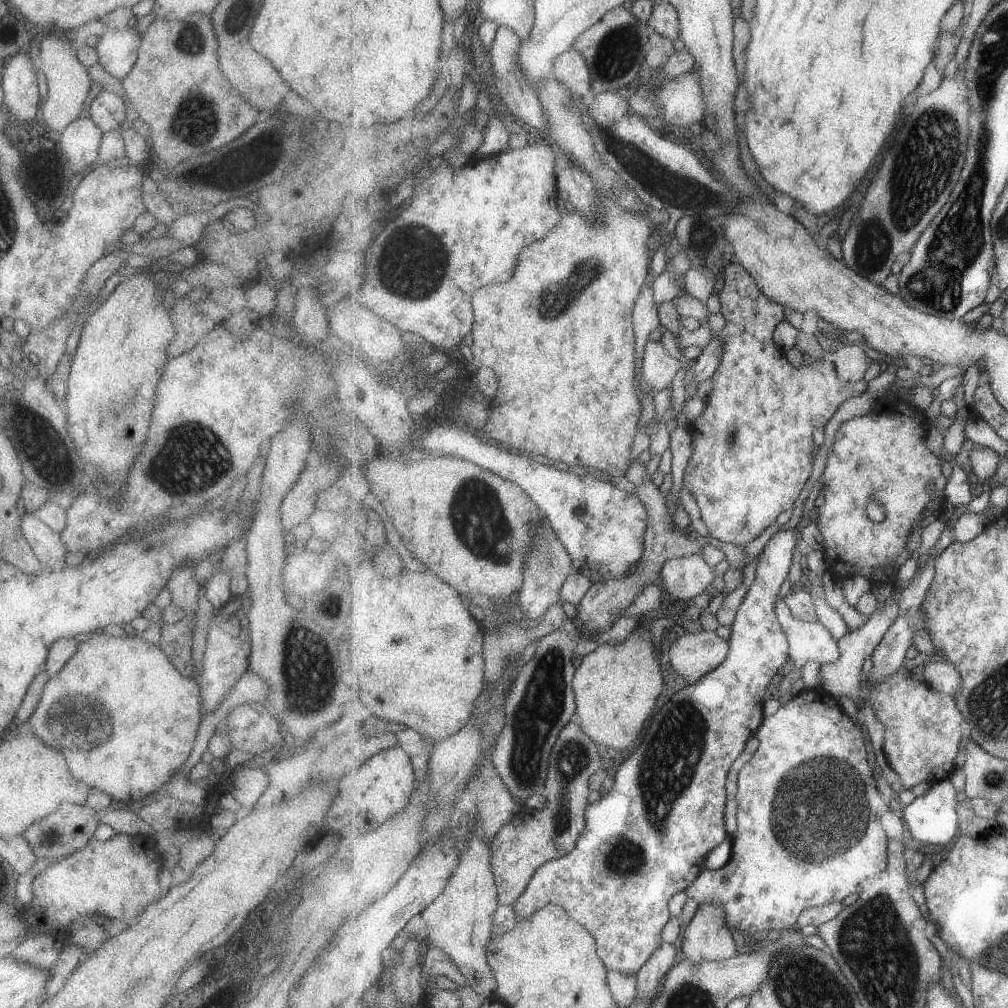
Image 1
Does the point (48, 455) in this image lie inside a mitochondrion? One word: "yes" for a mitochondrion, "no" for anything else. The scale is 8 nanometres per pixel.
yes

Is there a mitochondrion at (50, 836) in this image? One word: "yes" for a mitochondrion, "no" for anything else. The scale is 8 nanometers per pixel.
yes

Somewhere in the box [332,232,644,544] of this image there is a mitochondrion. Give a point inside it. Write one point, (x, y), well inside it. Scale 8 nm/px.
(557, 301)

